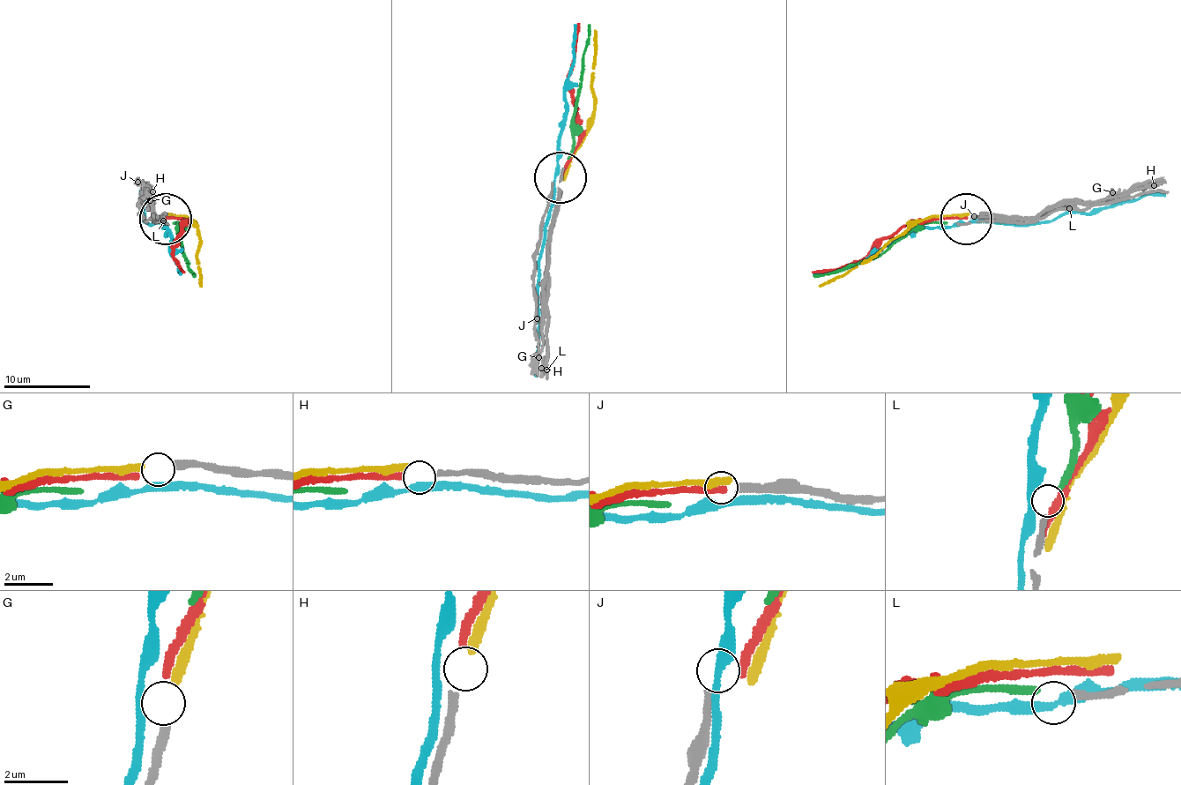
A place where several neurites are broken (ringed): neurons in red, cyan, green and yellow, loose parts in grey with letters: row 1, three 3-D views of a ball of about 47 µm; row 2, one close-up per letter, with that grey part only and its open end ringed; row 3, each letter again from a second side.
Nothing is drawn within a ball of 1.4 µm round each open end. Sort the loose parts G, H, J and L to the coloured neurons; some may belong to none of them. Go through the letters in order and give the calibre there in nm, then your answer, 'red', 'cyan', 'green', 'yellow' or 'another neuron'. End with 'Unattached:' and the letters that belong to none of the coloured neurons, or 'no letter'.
G: 280 nm | yellow
H: 240 nm | red
J: 280 nm | another neuron
L: 200 nm | another neuron
Unattached: J, L

